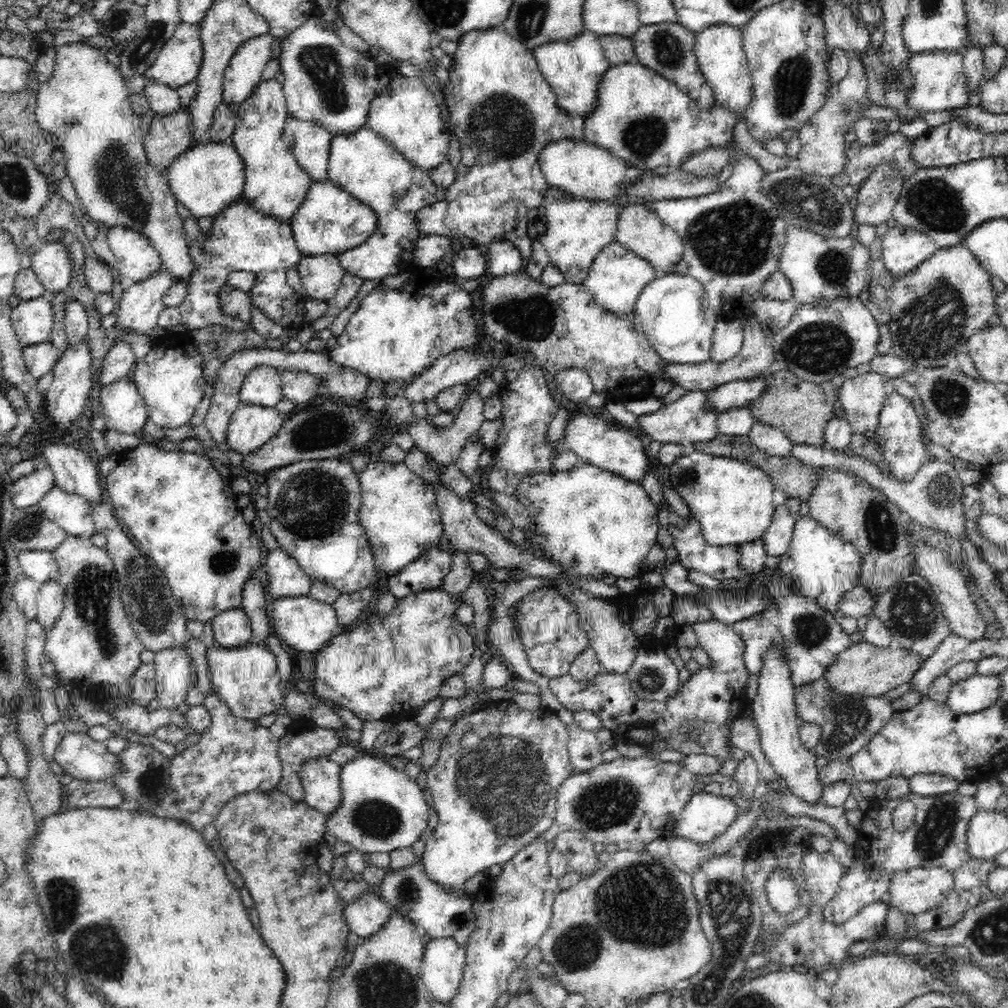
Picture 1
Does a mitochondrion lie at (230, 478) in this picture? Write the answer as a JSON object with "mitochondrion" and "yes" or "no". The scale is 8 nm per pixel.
{"mitochondrion":"no"}

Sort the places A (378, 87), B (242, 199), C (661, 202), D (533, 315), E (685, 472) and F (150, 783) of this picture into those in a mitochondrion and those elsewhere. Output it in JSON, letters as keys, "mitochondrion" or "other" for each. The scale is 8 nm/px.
{"A":"other","B":"other","C":"other","D":"mitochondrion","E":"mitochondrion","F":"mitochondrion"}

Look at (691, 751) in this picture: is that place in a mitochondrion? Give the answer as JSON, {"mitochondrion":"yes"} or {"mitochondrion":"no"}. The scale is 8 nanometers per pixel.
{"mitochondrion":"no"}

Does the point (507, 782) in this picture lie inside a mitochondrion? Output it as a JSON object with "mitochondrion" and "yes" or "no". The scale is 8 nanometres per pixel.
{"mitochondrion":"yes"}

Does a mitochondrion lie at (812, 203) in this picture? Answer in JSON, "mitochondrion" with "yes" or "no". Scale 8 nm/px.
{"mitochondrion":"yes"}

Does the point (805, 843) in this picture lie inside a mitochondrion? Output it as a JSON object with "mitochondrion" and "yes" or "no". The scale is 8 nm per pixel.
{"mitochondrion":"no"}

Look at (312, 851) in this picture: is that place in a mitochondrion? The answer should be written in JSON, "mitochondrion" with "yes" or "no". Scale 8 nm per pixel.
{"mitochondrion":"no"}

